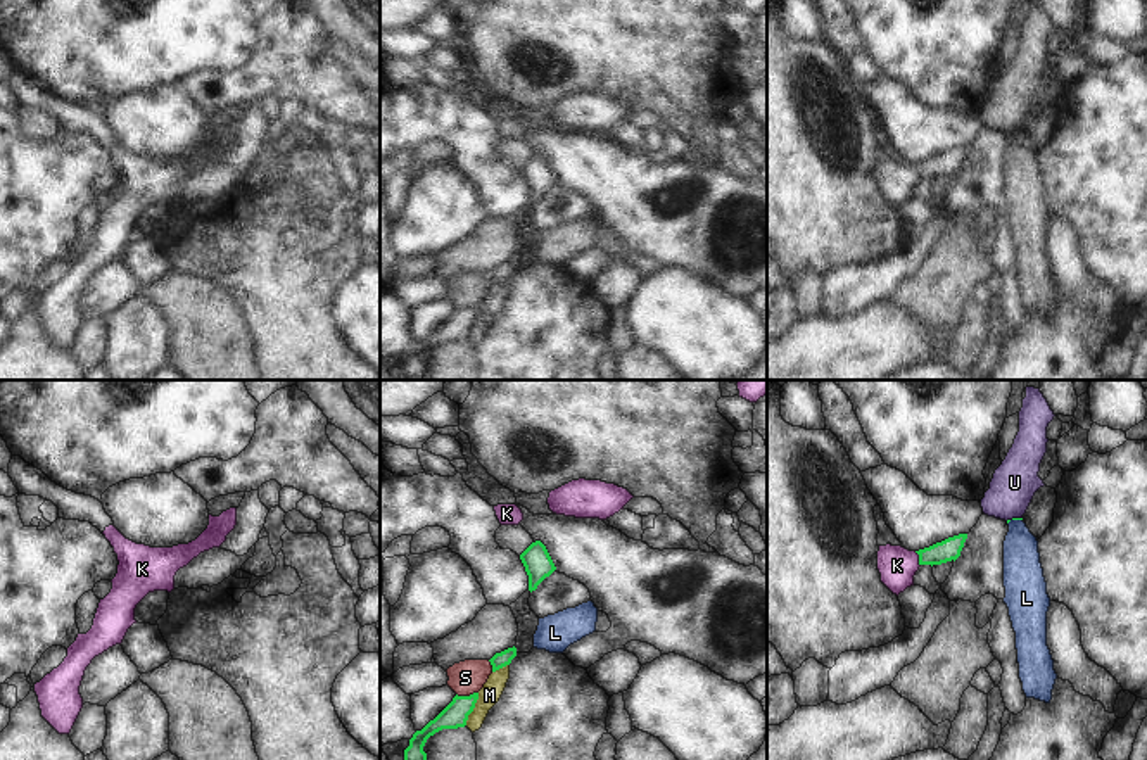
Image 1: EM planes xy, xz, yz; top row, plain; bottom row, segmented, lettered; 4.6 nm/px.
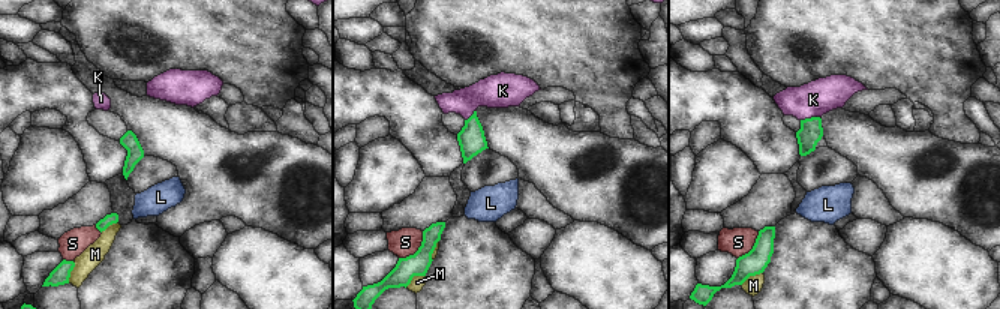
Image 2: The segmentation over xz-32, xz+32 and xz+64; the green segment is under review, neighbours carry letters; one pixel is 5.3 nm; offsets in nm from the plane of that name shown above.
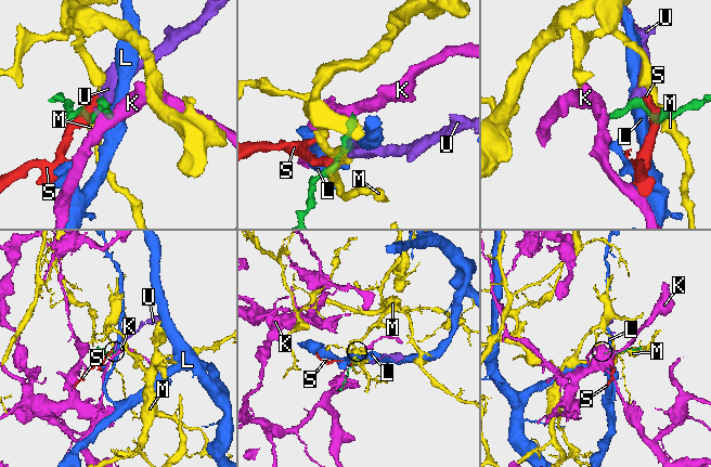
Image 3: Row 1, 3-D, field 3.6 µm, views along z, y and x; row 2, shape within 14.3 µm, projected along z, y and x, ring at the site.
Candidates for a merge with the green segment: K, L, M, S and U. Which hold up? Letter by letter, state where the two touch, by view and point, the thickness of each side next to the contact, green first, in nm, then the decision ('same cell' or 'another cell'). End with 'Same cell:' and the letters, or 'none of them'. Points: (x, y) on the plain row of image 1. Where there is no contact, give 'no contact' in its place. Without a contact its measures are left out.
K: meets green in yz at (919, 171); 100 nm thick on the green side, 180 nm on the other; same cell
L: meets green in yz at (1014, 132); 20 nm thick on the green side, 180 nm on the other; another cell
M: meets green in xz at (474, 320); 120 nm thick on the green side, 100 nm on the other; another cell
S: meets green in xz at (467, 310); 120 nm thick on the green side, 160 nm on the other; another cell
U: meets green in yz at (1013, 132); 20 nm thick on the green side, 220 nm on the other; another cell
Same cell: K

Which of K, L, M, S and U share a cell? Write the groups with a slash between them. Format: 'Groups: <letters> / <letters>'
Groups: K / L / M / S U.

